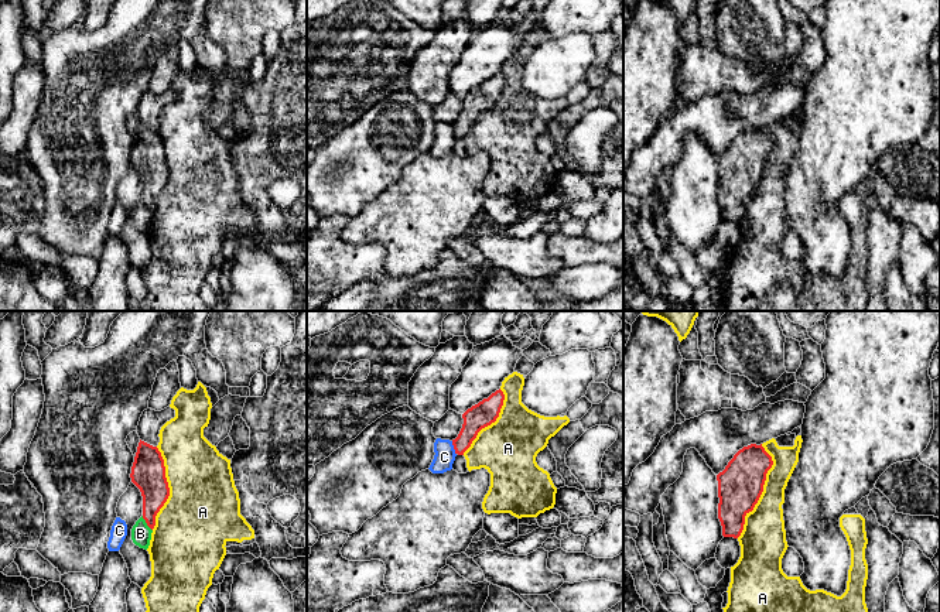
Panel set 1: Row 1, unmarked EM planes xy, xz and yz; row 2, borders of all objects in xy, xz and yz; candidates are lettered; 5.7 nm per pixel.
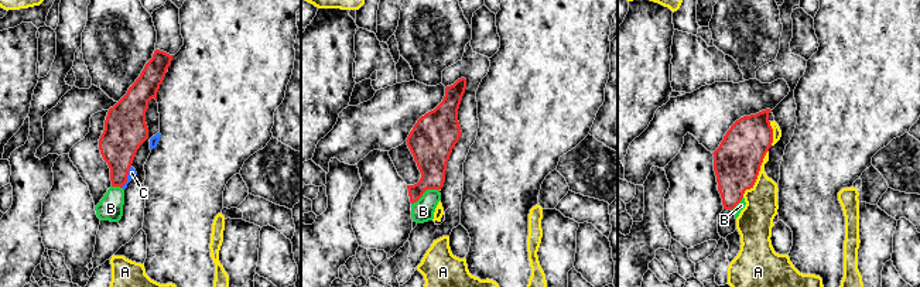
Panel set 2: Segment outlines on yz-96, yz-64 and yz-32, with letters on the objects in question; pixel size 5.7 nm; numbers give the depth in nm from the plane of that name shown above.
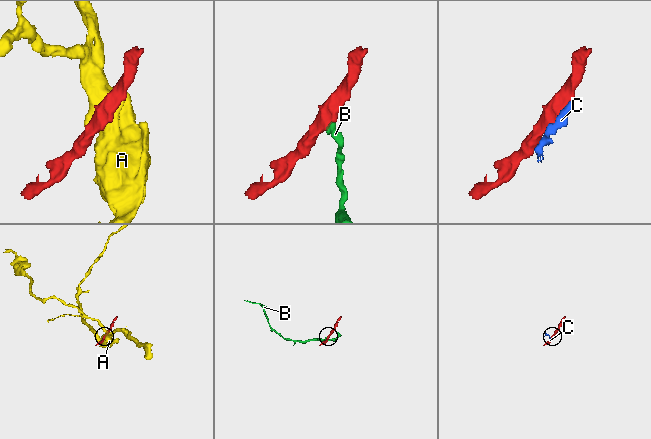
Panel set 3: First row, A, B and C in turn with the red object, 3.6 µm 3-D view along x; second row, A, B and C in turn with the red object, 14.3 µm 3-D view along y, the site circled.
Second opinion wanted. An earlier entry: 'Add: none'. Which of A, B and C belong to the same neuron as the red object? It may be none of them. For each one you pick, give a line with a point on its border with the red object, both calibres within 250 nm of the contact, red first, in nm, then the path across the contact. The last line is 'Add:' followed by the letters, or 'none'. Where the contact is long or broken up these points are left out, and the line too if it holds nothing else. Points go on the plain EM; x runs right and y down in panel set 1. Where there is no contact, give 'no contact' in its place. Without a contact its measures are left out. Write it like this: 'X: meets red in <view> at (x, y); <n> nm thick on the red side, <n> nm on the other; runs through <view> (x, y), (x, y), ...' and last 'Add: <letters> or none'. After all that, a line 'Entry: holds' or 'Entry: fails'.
Add: none
Entry: holds

